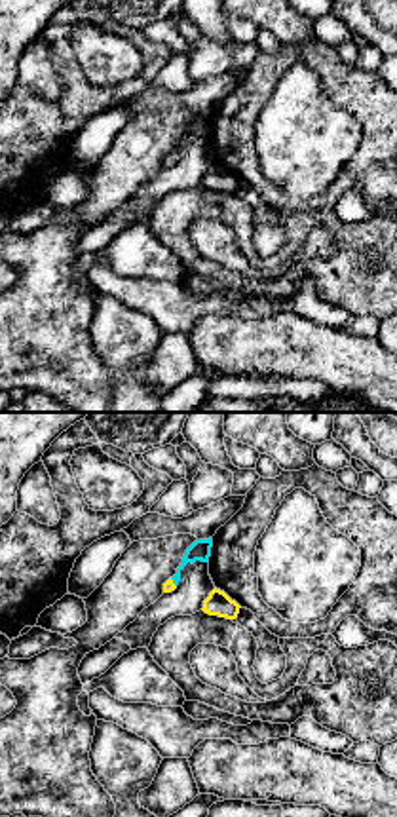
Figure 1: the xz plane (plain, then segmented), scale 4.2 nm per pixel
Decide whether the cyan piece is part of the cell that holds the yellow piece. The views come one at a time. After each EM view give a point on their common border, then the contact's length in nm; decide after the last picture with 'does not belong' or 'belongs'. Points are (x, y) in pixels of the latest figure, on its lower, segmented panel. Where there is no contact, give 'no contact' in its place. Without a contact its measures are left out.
(171, 582) | 50 nm

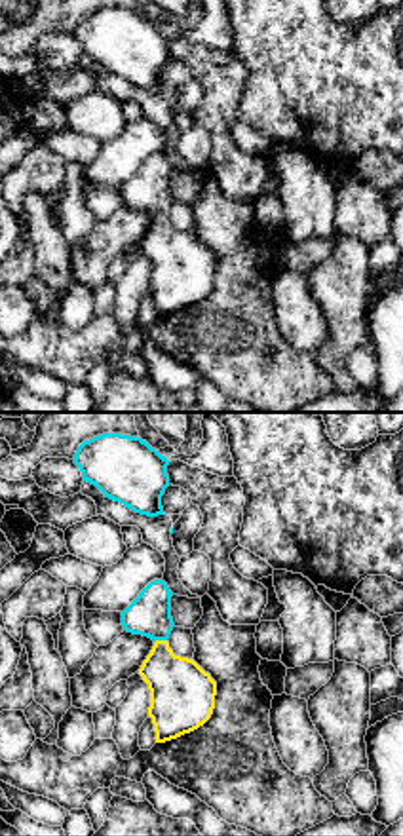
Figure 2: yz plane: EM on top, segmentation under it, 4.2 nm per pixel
(160, 641) | 60 nm

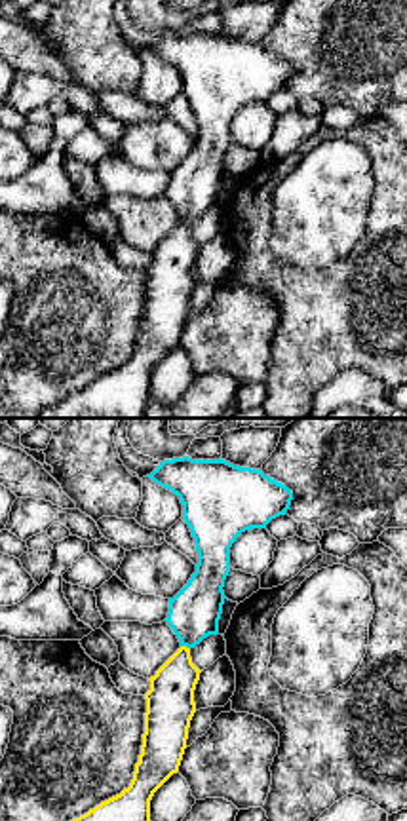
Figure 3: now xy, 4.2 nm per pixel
(185, 647) | 40 nm

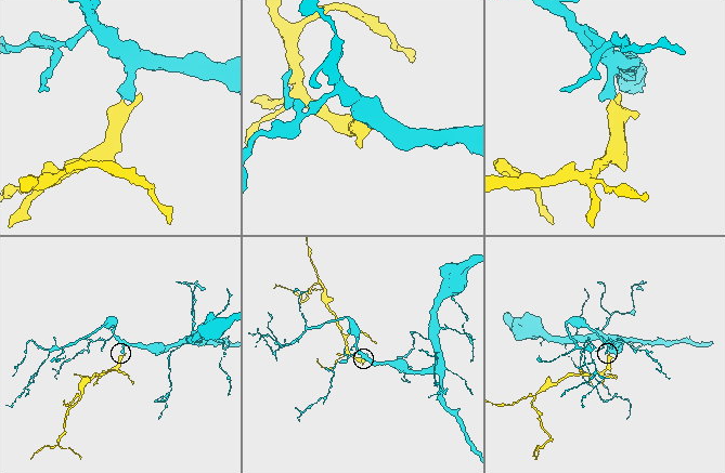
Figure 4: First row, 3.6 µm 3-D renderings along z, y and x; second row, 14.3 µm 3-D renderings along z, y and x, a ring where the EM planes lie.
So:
belongs

